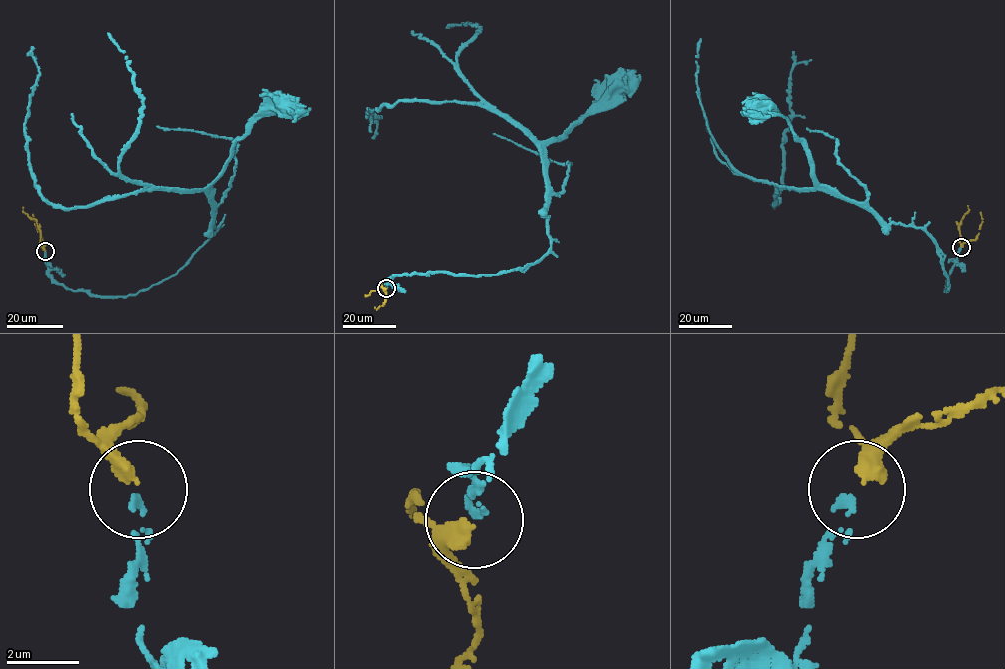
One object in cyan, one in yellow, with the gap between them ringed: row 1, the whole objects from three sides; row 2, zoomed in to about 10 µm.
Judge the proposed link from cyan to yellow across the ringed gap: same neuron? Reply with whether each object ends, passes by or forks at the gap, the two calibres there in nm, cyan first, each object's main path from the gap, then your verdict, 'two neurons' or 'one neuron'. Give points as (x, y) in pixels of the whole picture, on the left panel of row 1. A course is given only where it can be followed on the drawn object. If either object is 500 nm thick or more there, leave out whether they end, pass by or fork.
cyan passes by; yellow ends; calibres 120 and 400 nm; course cyan (45, 251), (57, 282), (100, 296), (135, 295), (173, 276), (217, 230), (209, 186), (233, 144), (280, 106); course yellow (45, 251), (40, 245), (41, 232), (35, 220), (23, 212), (23, 207); one neuron

